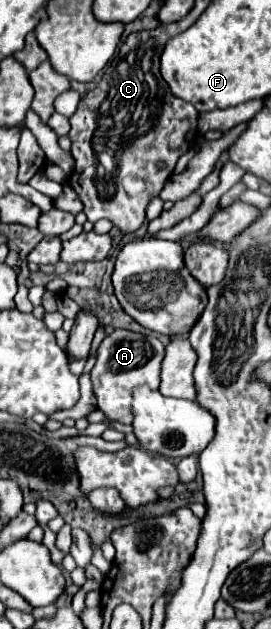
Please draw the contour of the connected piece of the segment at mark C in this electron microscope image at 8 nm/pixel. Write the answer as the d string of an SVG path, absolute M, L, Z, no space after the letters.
M178 23L158 25L156 29L128 35L110 65L106 67L102 81L80 99L76 113L70 117L70 153L76 165L68 177L68 185L82 199L84 213L90 223L96 223L98 219L108 219L122 233L136 231L146 219L146 205L162 191L166 179L172 175L176 161L188 153L190 145L198 135L198 111L190 103L174 97L168 83L160 75L160 55L166 41L176 35L176 25Z

